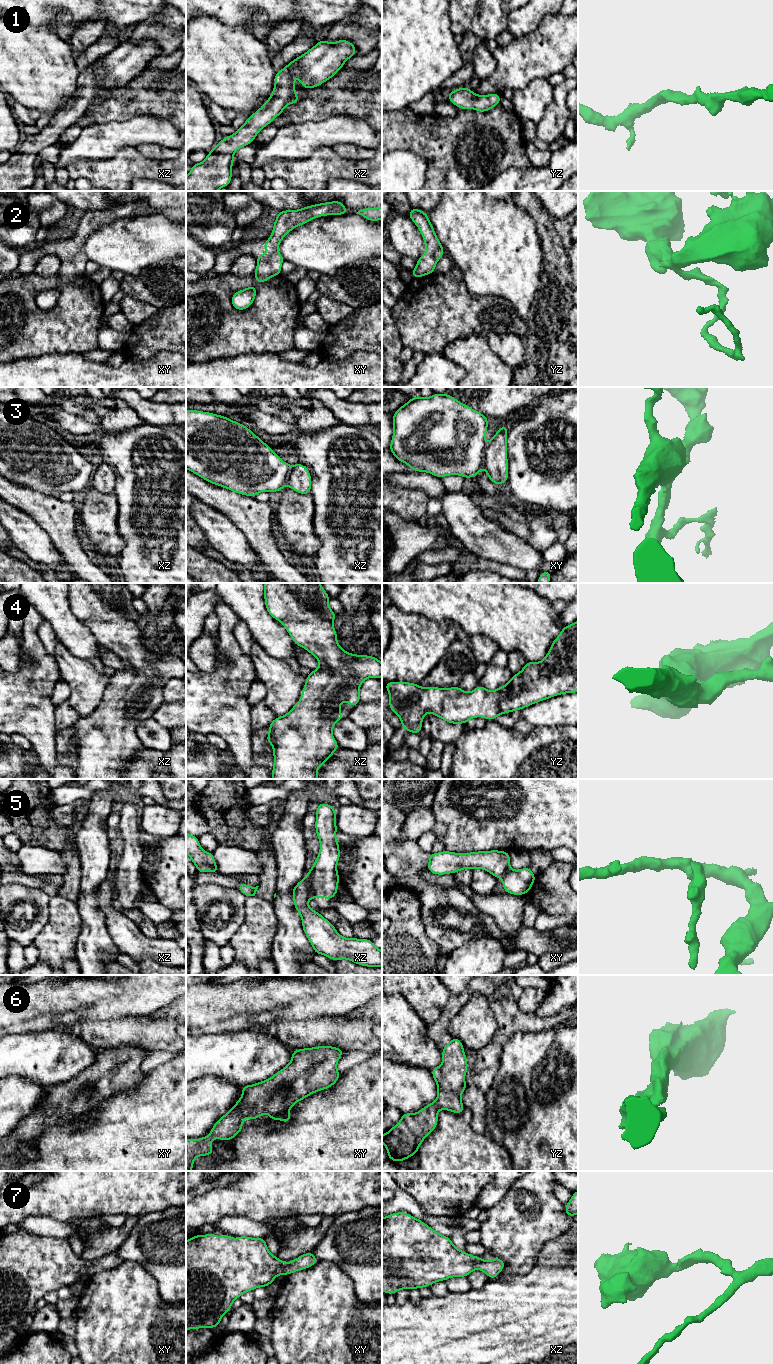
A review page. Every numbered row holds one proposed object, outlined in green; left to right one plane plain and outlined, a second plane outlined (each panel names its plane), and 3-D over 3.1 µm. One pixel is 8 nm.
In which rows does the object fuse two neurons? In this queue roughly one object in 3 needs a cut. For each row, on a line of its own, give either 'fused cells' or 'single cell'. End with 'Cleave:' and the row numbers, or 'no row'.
1: single cell
2: single cell
3: fused cells
4: single cell
5: fused cells
6: single cell
7: single cell
Cleave: 3, 5

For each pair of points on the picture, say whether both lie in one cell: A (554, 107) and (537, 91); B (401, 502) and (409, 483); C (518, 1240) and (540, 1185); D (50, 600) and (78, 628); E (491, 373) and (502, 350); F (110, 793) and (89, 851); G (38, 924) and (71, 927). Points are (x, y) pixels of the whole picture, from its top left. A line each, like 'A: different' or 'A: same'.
A: different
B: different
C: same
D: same
E: different
F: same
G: different

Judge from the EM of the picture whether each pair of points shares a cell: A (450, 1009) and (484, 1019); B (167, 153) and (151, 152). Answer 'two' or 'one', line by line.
A: two
B: one

